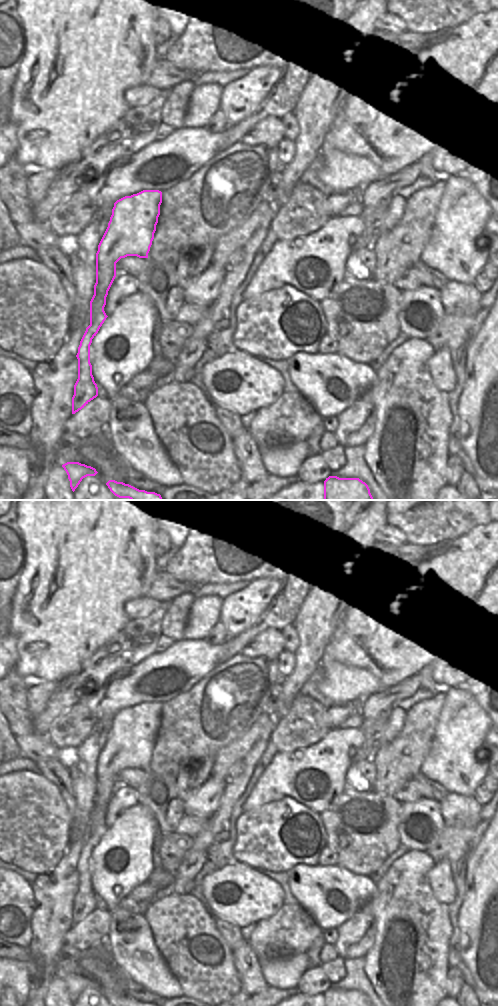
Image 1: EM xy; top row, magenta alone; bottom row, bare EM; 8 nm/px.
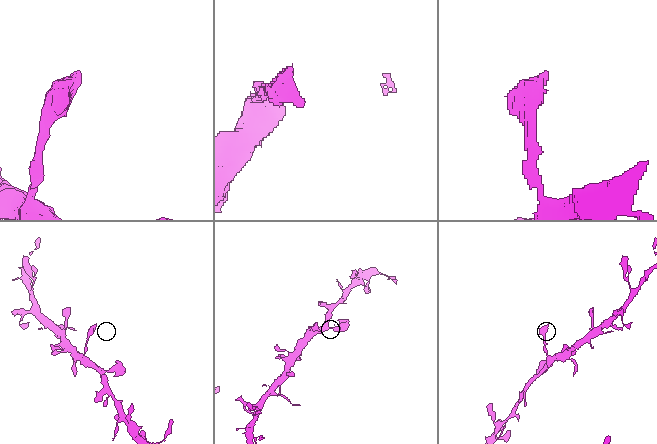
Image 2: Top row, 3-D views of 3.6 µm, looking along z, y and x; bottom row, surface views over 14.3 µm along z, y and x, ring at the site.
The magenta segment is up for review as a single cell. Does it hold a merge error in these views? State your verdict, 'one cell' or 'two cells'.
one cell

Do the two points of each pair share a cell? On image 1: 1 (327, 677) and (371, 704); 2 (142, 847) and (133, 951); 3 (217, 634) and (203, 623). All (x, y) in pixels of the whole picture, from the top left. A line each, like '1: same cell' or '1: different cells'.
1: different cells
2: same cell
3: different cells

